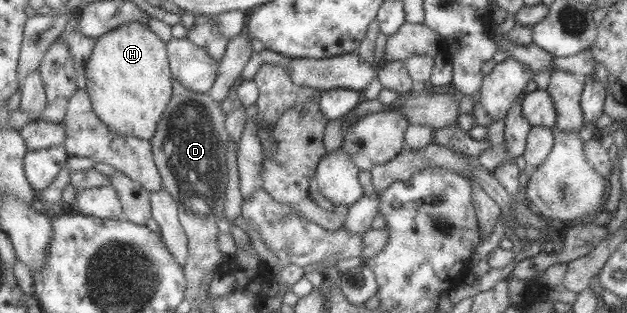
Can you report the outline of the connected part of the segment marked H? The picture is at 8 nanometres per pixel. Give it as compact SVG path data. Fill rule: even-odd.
M130 22L97 40L93 57L87 62L88 92L95 113L113 132L123 136L136 136L143 140L152 141L155 138L165 112L172 102L174 92L175 79L170 66L167 43L163 42L144 22Z

